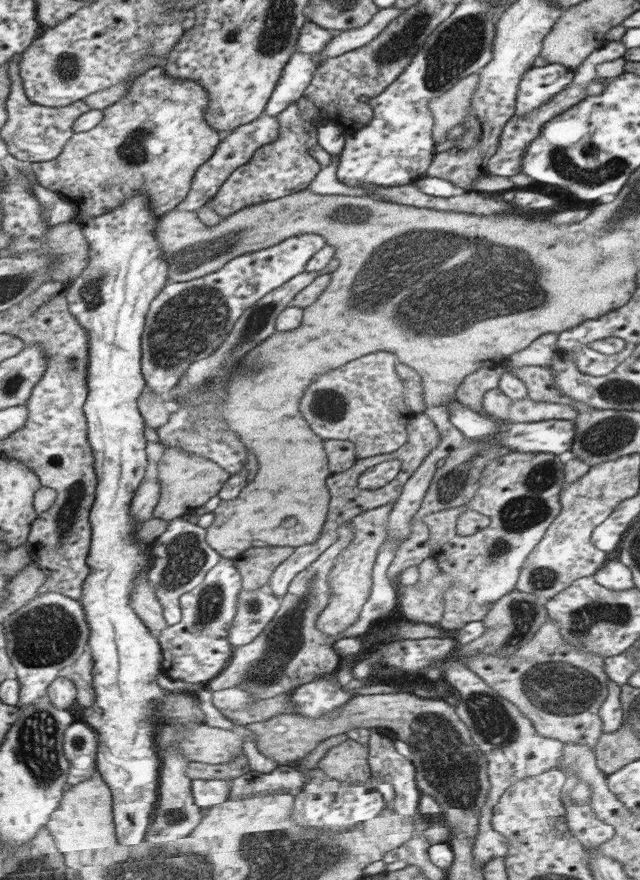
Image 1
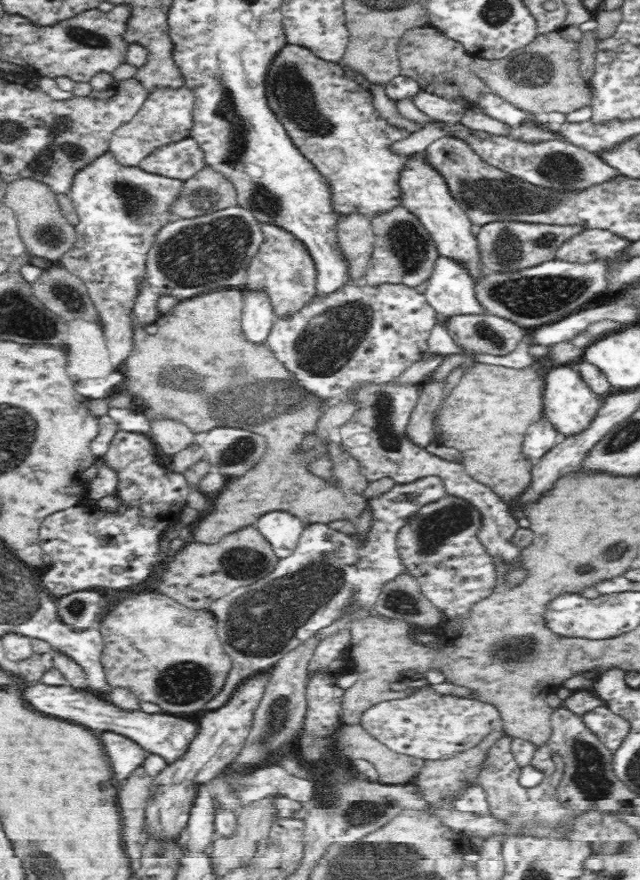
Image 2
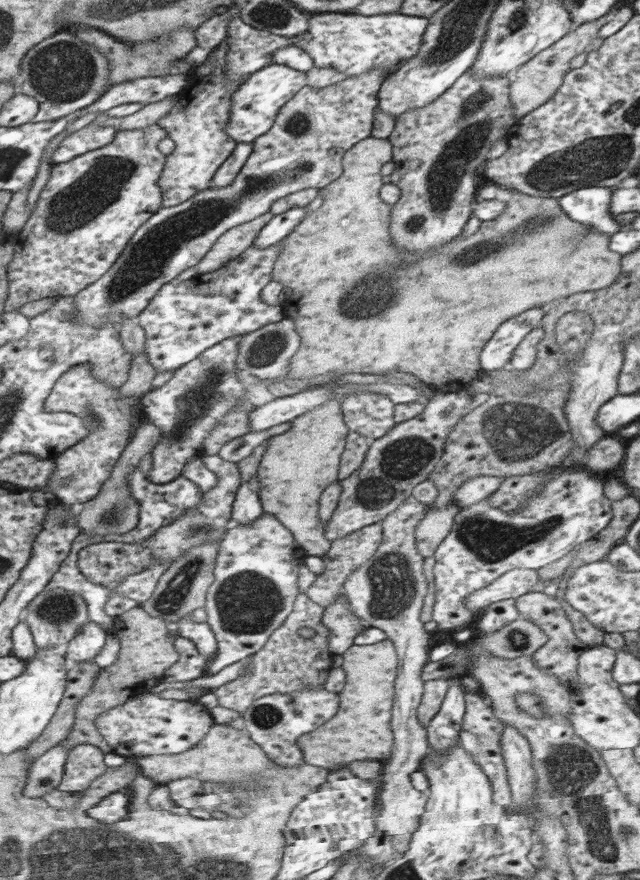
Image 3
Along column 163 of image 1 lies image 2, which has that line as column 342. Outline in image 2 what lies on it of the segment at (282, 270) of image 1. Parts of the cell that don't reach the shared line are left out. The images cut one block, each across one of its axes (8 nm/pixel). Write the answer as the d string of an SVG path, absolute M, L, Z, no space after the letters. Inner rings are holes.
M350 284L334 296L314 298L306 308L286 320L276 320L270 336L268 348L274 358L292 376L306 394L314 396L322 406L340 394L348 394L352 386L370 384L392 384L400 378L414 362L418 362L428 352L428 340L438 322L438 312L428 304L424 294L418 294L406 286L378 286L370 288L366 284Z

